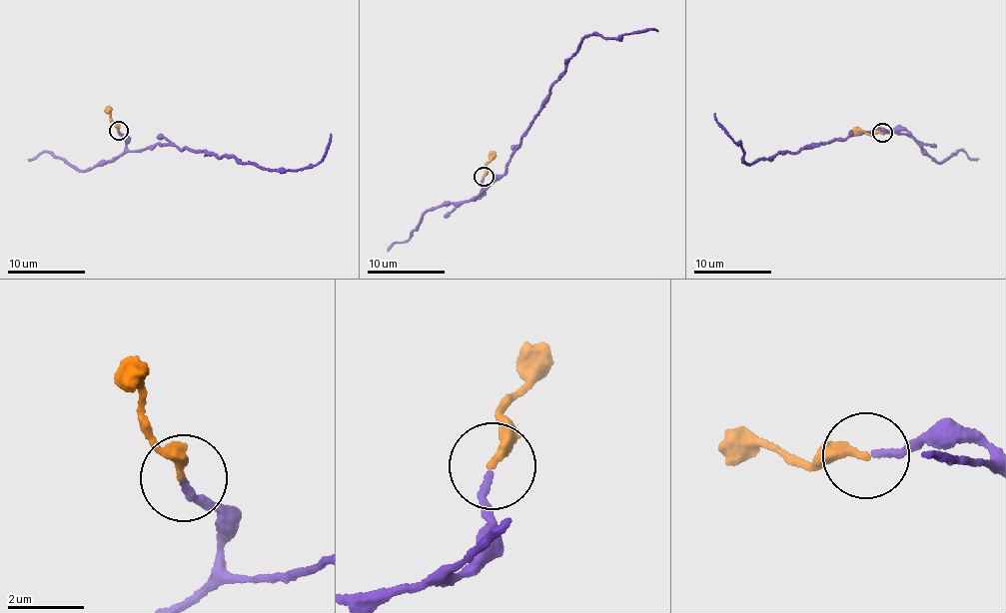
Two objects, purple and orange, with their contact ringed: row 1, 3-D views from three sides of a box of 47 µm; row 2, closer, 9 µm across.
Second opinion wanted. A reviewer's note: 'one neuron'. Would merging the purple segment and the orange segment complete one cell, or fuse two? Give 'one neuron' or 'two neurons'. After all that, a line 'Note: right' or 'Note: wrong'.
one neuron
Note: right

